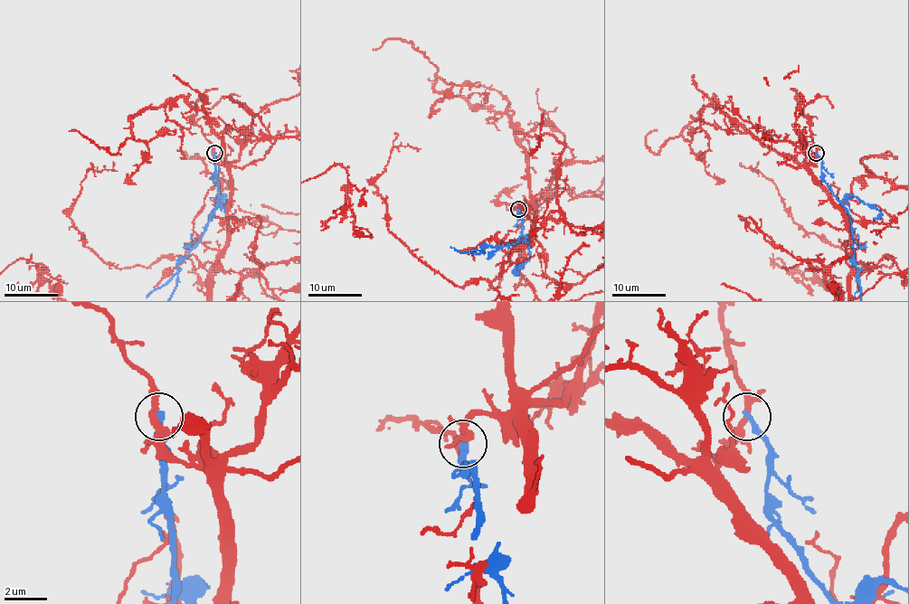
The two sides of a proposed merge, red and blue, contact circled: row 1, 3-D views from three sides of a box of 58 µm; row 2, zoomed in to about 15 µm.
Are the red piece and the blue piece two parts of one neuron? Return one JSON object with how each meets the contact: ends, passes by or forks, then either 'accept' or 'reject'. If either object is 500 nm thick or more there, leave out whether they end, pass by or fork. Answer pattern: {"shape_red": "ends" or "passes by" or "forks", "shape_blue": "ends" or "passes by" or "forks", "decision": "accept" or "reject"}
{"shape_red": "forks", "shape_blue": "ends", "decision": "reject"}

